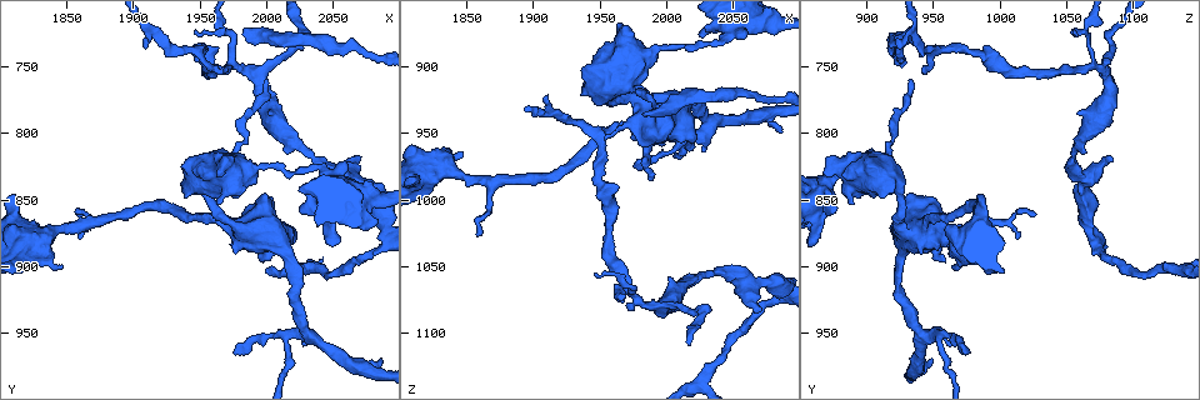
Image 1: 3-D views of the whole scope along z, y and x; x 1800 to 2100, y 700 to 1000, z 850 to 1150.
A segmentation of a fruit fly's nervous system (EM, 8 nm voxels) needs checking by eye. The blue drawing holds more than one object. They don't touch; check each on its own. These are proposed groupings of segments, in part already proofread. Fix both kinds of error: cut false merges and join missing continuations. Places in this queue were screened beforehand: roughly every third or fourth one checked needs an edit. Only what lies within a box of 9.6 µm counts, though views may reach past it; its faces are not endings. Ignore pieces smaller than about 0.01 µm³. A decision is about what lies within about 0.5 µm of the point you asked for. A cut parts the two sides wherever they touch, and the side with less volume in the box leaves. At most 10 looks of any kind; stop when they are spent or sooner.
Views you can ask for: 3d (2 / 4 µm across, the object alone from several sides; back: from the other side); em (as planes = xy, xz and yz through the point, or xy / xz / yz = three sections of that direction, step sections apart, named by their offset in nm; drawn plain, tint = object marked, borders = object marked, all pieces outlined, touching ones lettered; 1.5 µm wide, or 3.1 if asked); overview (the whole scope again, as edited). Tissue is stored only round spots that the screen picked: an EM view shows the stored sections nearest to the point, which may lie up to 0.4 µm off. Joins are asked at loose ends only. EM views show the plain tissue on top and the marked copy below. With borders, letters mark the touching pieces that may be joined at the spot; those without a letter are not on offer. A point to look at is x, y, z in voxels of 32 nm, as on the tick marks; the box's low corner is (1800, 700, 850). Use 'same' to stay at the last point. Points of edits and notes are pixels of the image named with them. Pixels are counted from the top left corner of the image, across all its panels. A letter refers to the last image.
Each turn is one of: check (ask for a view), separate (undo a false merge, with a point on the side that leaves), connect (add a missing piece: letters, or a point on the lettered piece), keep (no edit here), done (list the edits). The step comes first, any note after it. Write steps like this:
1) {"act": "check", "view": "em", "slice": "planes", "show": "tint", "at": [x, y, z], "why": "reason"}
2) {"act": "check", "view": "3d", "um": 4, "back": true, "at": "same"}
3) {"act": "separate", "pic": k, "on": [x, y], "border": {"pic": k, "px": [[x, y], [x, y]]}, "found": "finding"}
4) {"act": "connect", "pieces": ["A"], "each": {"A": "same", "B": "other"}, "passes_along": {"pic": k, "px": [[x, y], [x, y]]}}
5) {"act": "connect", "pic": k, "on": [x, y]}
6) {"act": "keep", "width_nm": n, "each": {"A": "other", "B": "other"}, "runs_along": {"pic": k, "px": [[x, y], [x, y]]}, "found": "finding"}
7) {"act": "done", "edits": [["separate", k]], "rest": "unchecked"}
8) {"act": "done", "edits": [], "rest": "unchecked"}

{"act": "check", "view": "em", "slice": "planes", "show": "borders", "at": [2028, 902, 1136]}

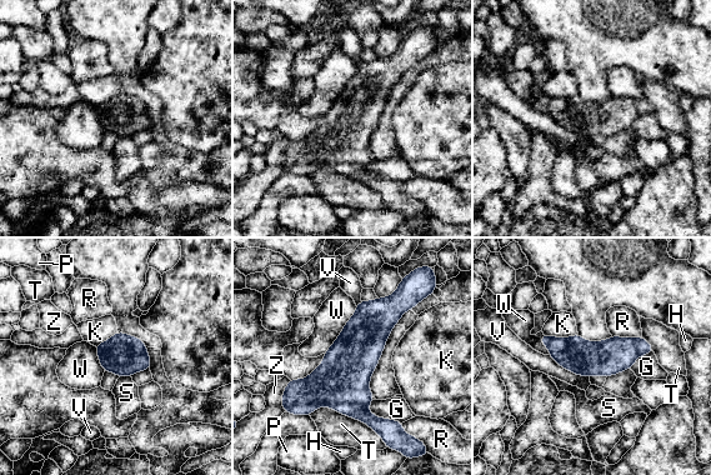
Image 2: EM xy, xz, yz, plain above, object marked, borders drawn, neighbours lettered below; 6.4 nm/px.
{"act": "keep", "each": {"G": "other", "H": "other", "K": "other", "P": "other", "R": "other", "S": "other", "T": "other", "V": "other", "W": "other", "Z": "other"}, "runs_along": {"pic": 2, "px": [[381, 301], [364, 338], [290, 409]]}, "found": "all the same cell"}

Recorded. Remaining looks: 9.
{"act": "check", "view": "3d", "um": 2, "at": [2066, 820, 1086]}

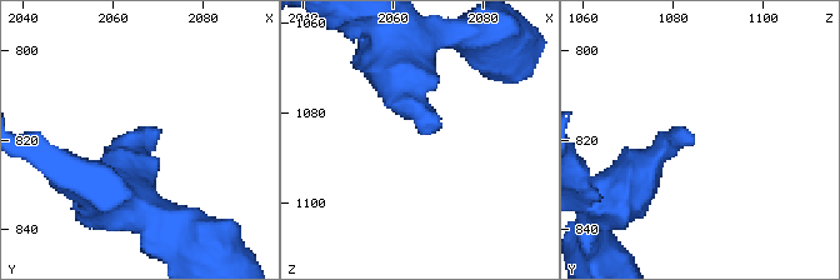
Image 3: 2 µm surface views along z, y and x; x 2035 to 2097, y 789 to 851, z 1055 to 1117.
{"act": "check", "view": "em", "slice": "xz", "step": 8, "show": "tint", "at": [2066, 819, 1085]}

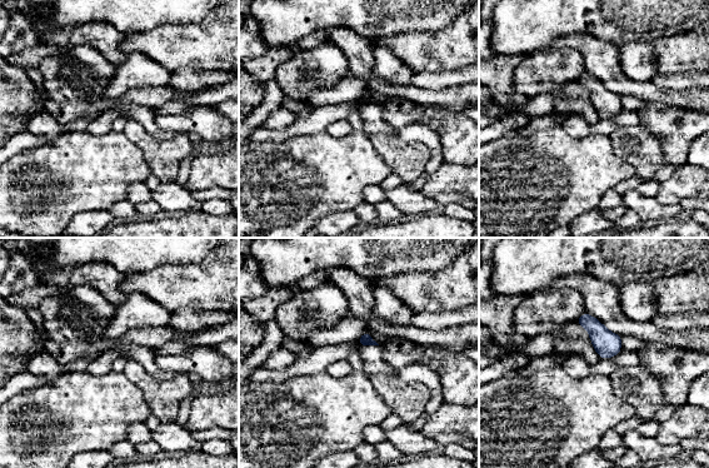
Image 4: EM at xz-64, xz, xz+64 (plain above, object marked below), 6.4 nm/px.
{"act": "check", "view": "em", "slice": "planes", "show": "borders", "at": "same"}

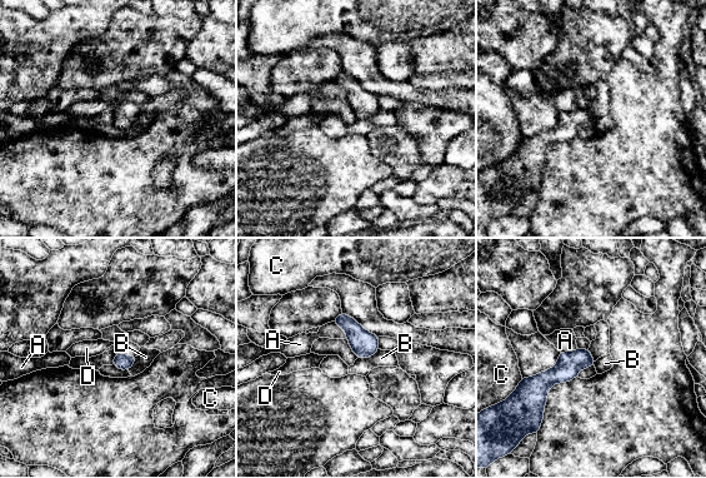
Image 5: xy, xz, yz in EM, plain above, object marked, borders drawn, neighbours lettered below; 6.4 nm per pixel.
{"act": "keep", "each": {"A": "other", "B": "other", "C": "other", "D": "other"}, "runs_along": {"pic": 5, "px": [[591, 363], [525, 381]]}, "found": "no lettered piece goes on from it"}

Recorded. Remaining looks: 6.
{"act": "check", "view": "em", "slice": "planes", "show": "borders", "at": [1866, 866, 988], "why": "three-way junction"}

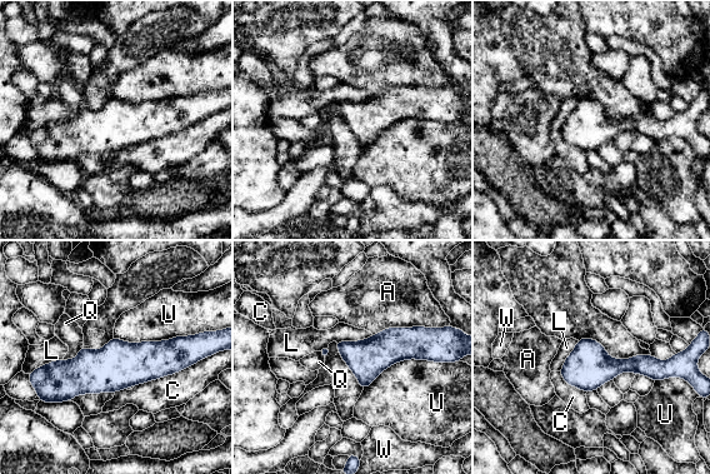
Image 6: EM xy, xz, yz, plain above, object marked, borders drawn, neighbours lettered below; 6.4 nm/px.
{"act": "keep", "each": {"A": "other", "C": "other", "L": "other", "Q": "other", "U": "other", "W": "other"}, "runs_along": {"pic": 6, "px": [[188, 355], [100, 372], [39, 373]]}, "found": "one cell here"}

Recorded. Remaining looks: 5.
{"act": "check", "view": "3d", "um": 2, "back": true, "at": [1982, 726, 934], "why": "an open end"}

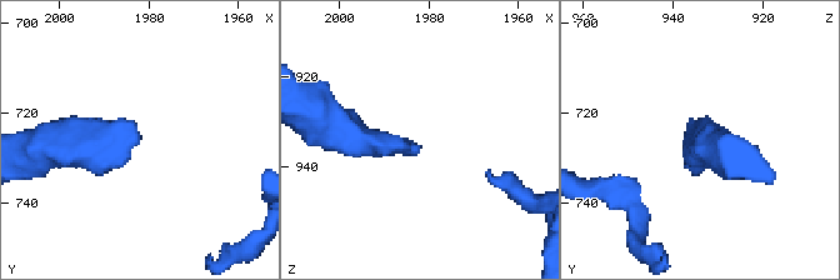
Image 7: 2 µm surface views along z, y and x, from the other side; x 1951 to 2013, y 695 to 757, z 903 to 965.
{"act": "check", "view": "em", "slice": "planes", "show": "tint", "at": [1982, 725, 934]}

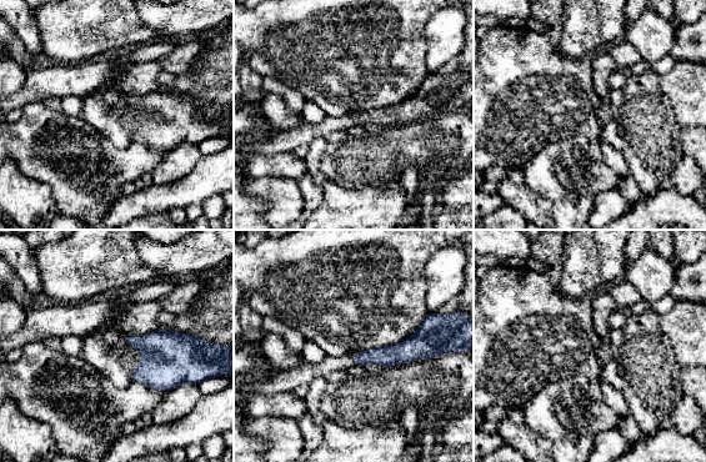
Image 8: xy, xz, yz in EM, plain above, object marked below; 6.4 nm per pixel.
{"act": "check", "view": "em", "slice": "planes", "show": "borders", "at": "same", "why": "what lies round it"}

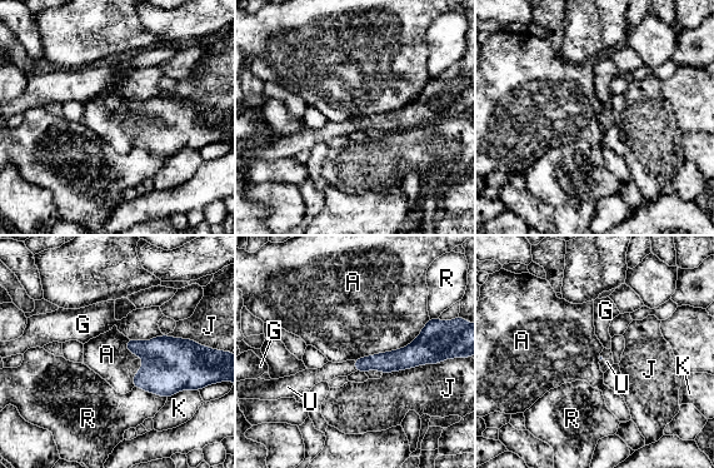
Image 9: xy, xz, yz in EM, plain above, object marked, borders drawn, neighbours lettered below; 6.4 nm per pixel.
{"act": "connect", "pieces": ["U"], "each": {"A": "other", "G": "other", "J": "other", "K": "other", "R": "other", "U": "same"}, "passes_along": {"pic": 9, "px": [[388, 362], [355, 366], [330, 371]]}, "found": "it goes on there"}

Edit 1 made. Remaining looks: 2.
{"act": "done", "edits": [["connect", 9]], "rest": "unchecked"}

